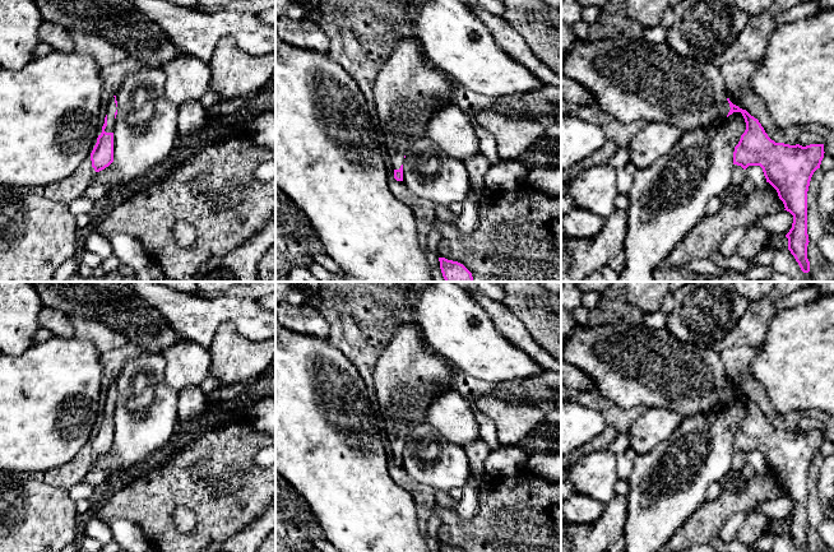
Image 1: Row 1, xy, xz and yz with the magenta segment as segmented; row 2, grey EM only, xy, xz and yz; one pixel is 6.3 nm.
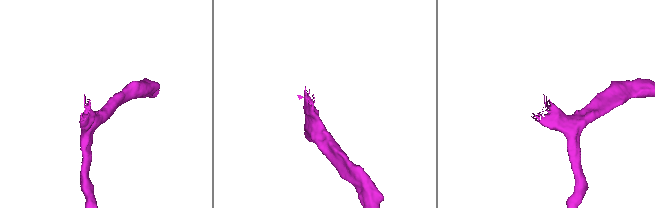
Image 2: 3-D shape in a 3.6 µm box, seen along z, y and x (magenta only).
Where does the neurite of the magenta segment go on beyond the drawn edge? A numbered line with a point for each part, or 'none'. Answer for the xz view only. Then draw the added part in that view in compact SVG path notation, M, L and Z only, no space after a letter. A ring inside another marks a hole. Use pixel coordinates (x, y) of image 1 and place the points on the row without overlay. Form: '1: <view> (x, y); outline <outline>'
1: xz (408, 376); outline M416 323L403 324L394 333L374 371L377 412L394 455L399 455L404 449L404 441L411 430L416 425L426 422L427 408L434 399L440 393L454 389L451 386L454 371L457 368L427 344Z

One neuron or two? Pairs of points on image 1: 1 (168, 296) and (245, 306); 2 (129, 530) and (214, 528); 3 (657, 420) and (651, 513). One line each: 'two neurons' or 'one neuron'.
1: one neuron
2: two neurons
3: two neurons

